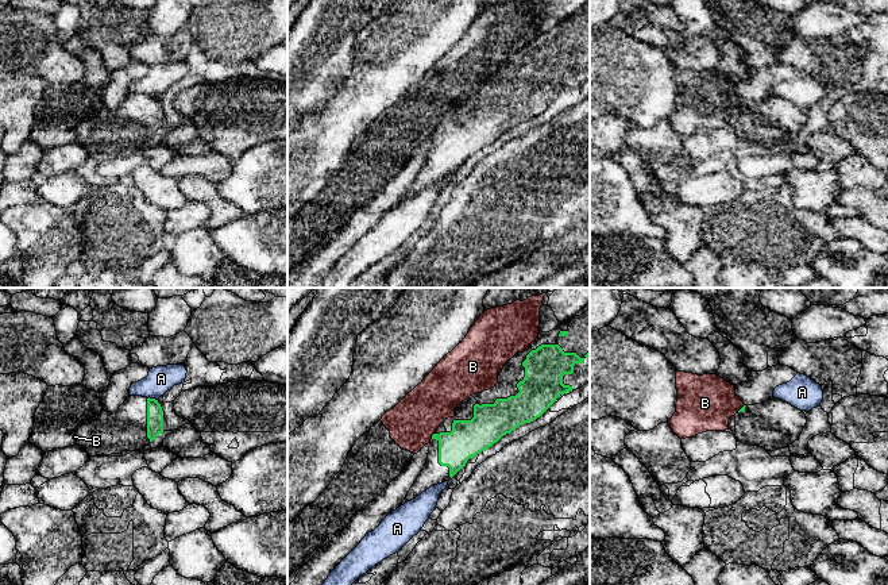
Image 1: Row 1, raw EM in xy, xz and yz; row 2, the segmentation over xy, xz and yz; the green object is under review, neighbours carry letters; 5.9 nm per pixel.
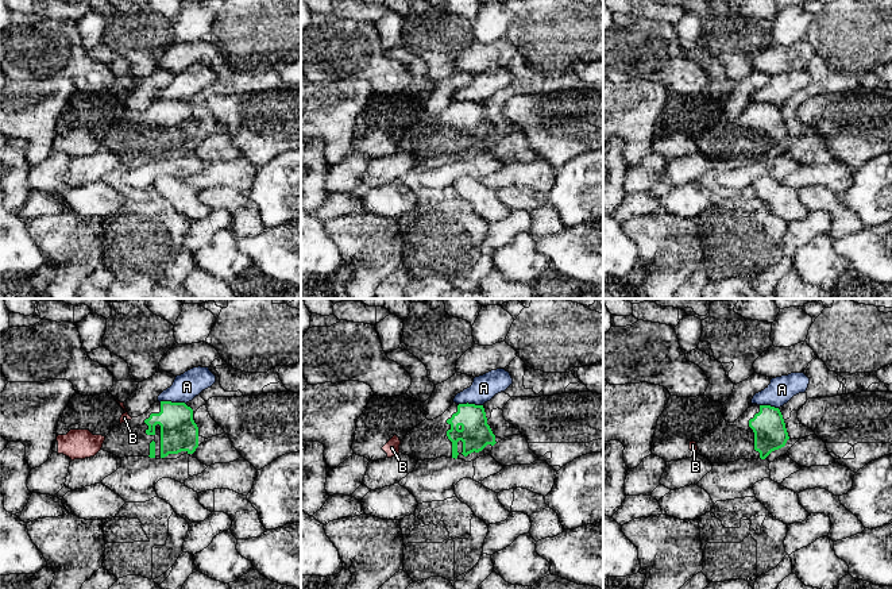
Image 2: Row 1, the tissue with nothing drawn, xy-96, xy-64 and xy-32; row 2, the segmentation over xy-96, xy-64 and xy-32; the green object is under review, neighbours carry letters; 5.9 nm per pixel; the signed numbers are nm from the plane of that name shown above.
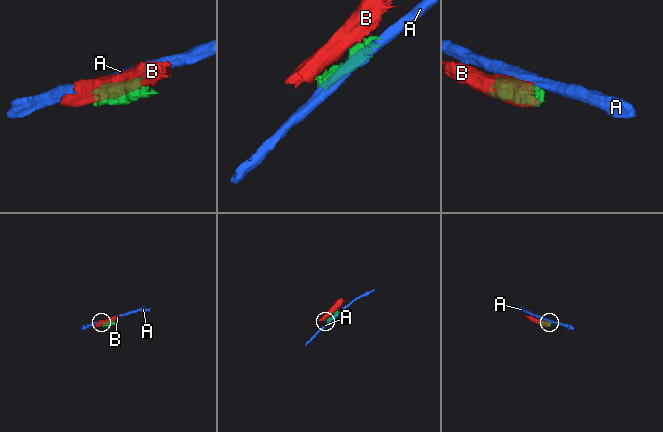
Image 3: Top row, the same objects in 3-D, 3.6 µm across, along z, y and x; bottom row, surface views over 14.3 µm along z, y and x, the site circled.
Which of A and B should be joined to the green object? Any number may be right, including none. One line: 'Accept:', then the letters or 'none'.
Accept: none

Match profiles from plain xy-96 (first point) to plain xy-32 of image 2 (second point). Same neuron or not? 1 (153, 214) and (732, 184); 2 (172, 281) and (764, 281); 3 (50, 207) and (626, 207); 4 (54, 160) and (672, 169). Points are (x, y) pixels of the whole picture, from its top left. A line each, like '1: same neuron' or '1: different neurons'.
1: different neurons
2: same neuron
3: same neuron
4: different neurons

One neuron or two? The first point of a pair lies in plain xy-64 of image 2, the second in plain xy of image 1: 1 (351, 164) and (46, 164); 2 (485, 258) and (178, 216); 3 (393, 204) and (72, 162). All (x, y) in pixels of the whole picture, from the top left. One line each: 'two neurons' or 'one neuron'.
1: two neurons
2: two neurons
3: two neurons

